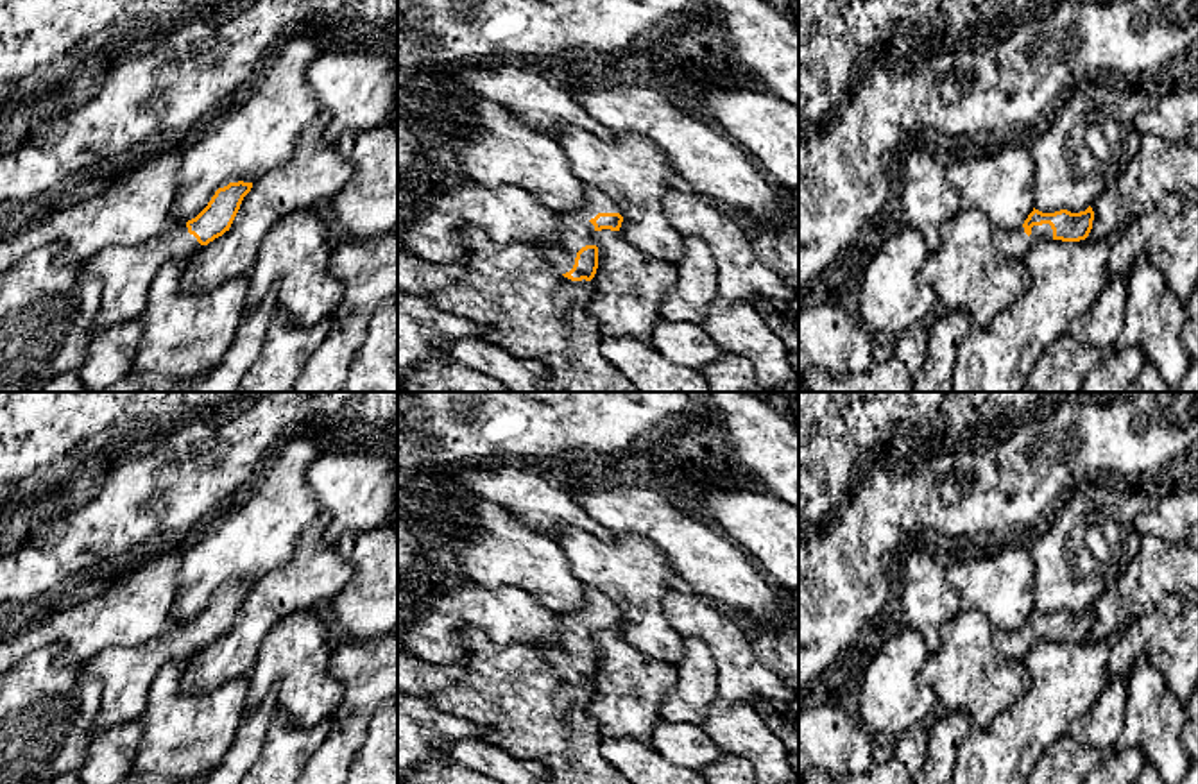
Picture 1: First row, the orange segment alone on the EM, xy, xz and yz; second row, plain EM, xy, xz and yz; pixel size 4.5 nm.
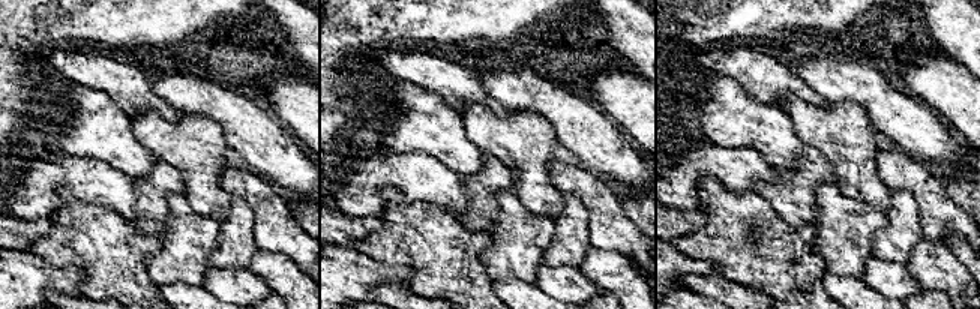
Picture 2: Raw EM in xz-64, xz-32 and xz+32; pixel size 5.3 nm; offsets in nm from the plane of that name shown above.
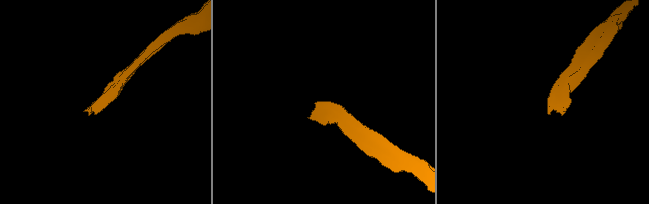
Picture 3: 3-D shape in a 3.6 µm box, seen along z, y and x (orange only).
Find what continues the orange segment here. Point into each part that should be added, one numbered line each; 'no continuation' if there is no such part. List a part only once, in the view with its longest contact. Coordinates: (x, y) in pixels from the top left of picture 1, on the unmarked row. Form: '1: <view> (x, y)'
1: yz (1014, 645)

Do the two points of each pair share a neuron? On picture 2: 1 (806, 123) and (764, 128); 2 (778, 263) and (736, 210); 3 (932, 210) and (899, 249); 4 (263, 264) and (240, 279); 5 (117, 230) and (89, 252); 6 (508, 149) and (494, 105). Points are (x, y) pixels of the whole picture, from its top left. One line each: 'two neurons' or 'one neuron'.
1: two neurons
2: one neuron
3: two neurons
4: two neurons
5: one neuron
6: two neurons

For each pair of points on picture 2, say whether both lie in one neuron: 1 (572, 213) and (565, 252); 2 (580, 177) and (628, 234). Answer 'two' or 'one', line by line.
1: one
2: one

